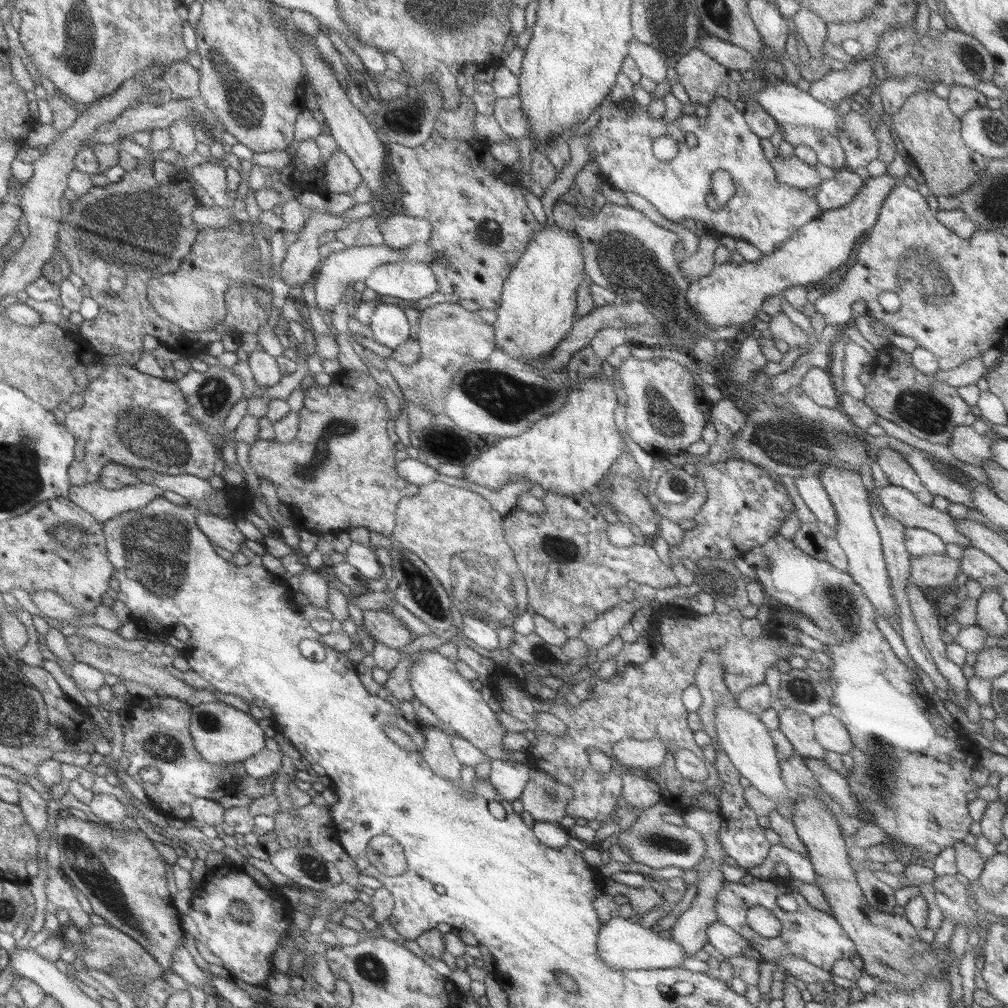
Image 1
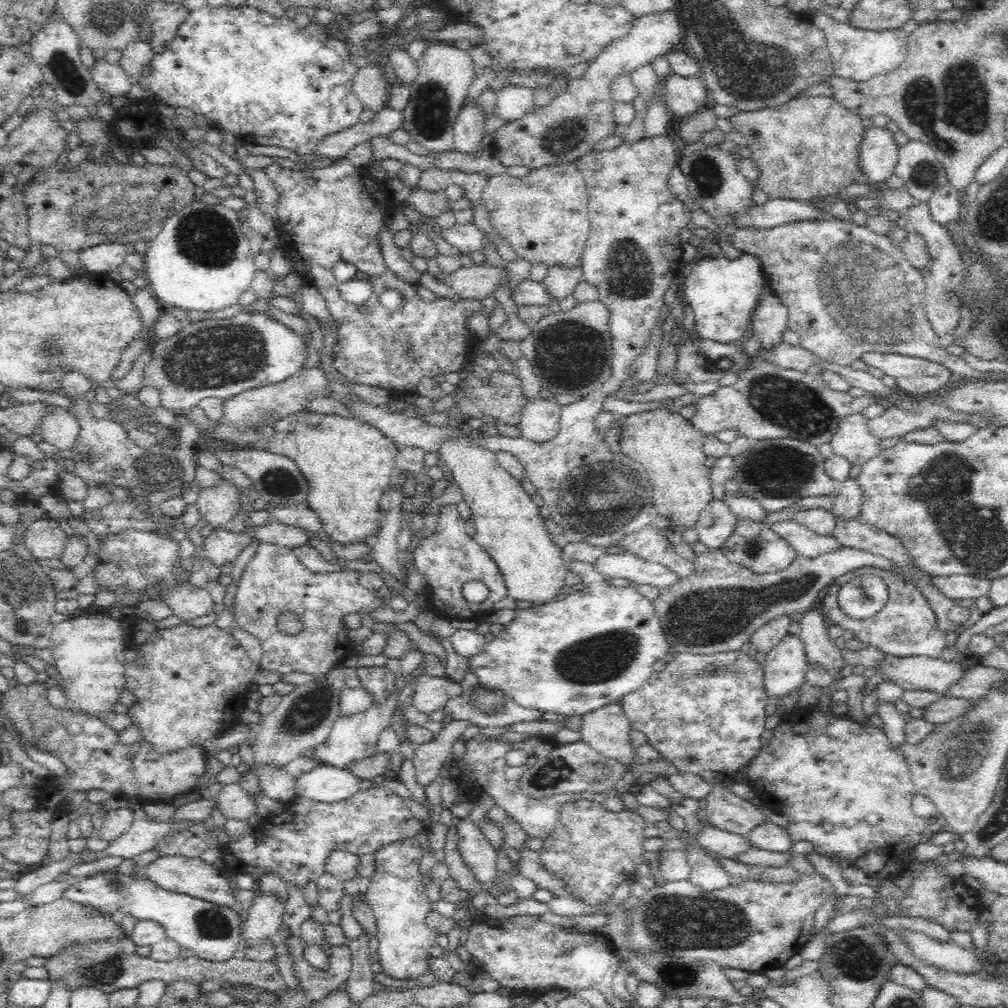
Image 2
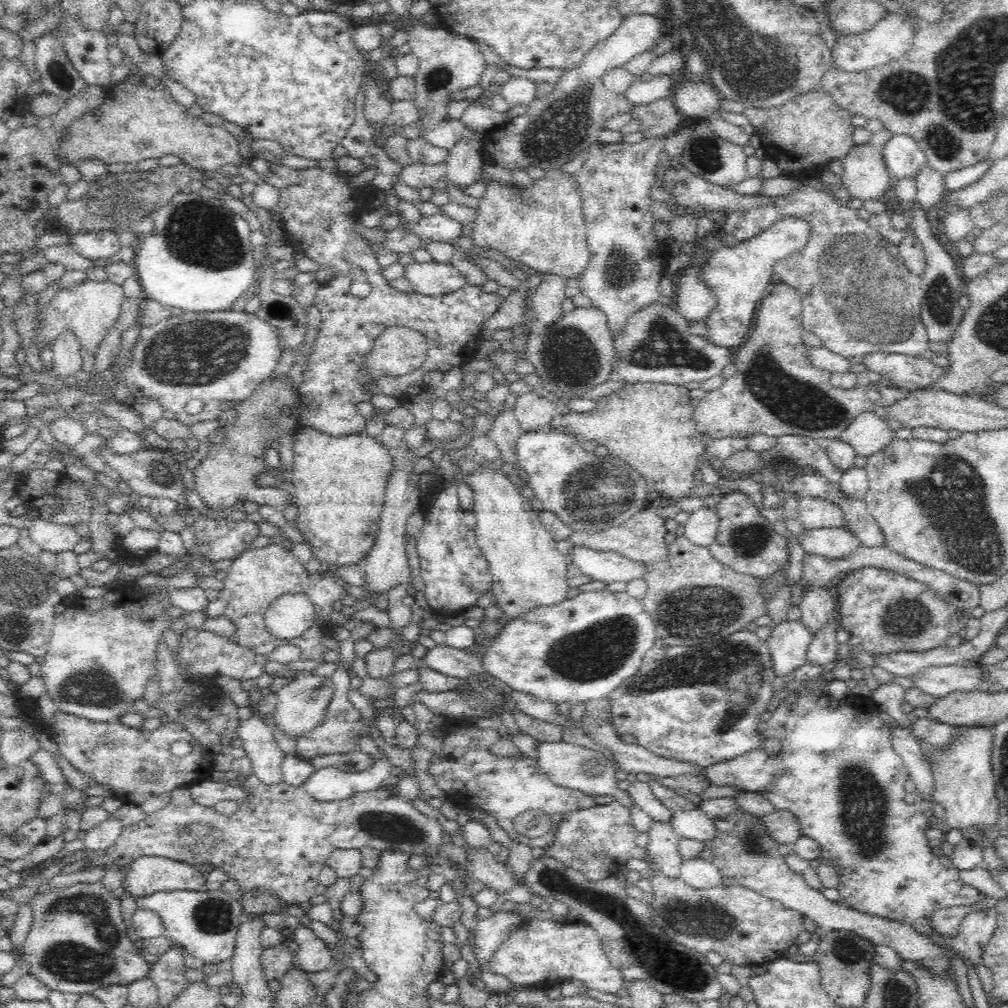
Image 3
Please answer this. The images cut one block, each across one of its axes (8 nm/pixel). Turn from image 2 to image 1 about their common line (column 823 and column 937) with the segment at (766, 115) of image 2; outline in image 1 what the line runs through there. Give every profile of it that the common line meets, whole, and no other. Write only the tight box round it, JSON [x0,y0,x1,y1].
[892,90,987,197]

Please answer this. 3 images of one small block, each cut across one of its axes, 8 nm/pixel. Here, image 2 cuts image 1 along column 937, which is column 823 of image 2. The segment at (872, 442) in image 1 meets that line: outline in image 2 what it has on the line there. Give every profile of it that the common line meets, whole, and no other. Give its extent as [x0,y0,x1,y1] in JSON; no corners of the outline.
[734,438,836,512]

